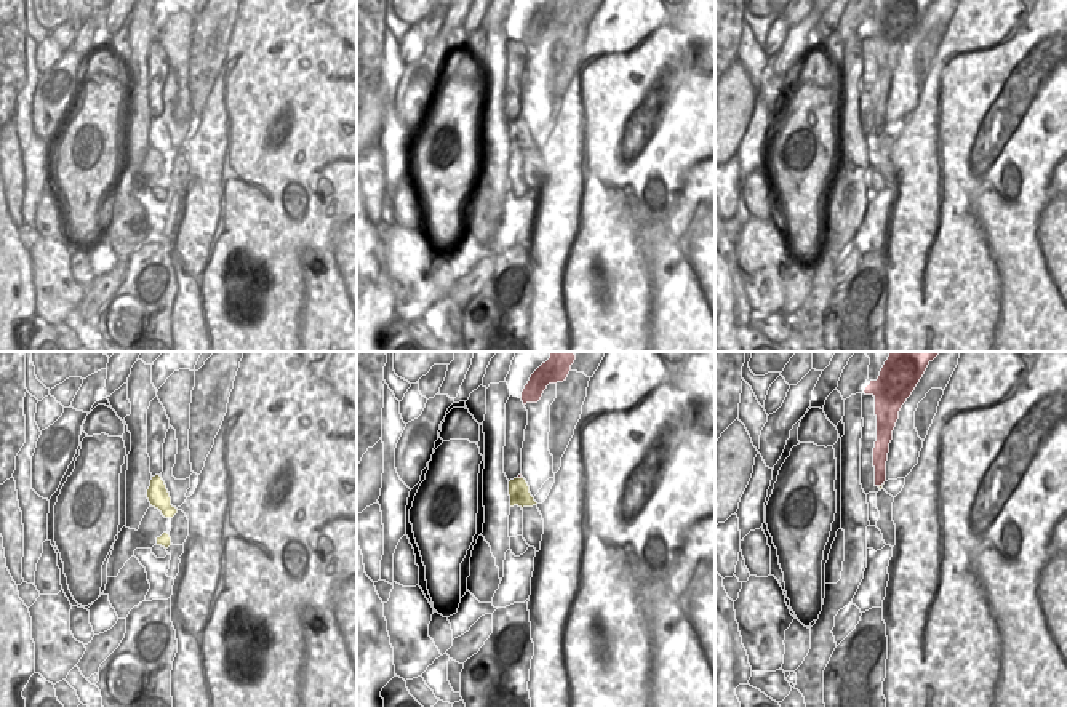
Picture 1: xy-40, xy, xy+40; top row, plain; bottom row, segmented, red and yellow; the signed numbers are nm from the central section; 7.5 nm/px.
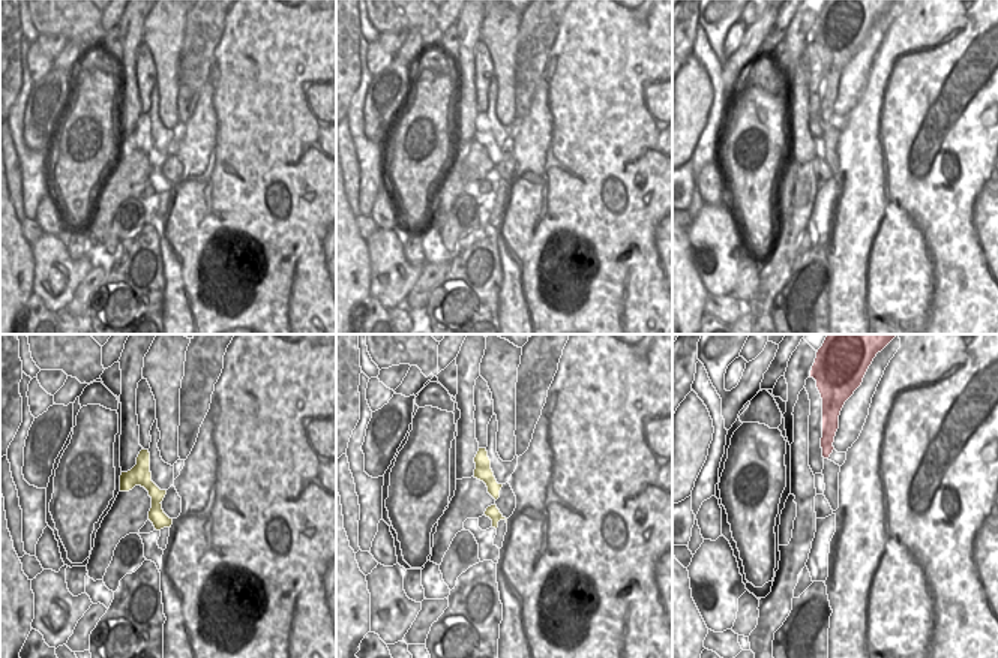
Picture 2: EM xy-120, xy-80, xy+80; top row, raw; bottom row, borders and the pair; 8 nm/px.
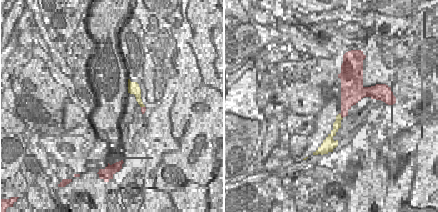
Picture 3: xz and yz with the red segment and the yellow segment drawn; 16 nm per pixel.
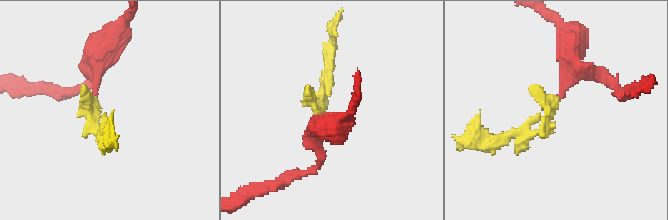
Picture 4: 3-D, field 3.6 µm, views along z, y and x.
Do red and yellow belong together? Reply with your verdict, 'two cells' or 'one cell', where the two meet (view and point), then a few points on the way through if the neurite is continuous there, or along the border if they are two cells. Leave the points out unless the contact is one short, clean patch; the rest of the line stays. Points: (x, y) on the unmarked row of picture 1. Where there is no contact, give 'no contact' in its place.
two cells; contact xy+40 (880, 127); border xy+40 (883, 123), (879, 128)

